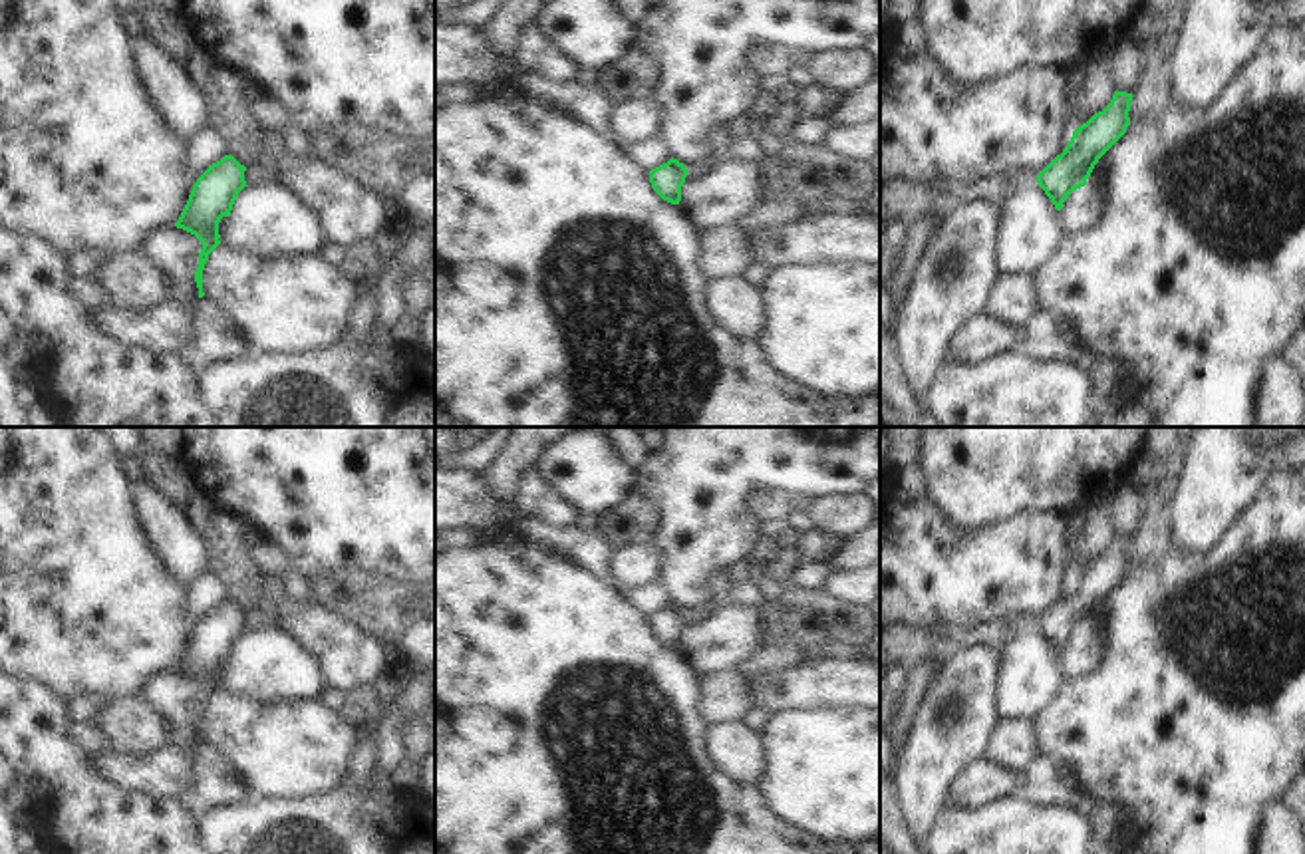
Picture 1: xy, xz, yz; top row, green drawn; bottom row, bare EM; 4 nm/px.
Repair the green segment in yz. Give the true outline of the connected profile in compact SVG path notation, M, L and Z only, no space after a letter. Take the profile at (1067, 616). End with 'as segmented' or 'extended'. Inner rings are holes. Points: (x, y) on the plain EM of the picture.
M1114 536L1110 548L1077 572L1065 596L1037 620L1057 655L1073 636L1087 630L1098 604L1126 578L1130 548L1132 538Z | as segmented

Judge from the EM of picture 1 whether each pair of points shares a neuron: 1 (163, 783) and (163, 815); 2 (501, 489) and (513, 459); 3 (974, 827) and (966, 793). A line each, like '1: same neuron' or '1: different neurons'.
1: different neurons
2: same neuron
3: different neurons

